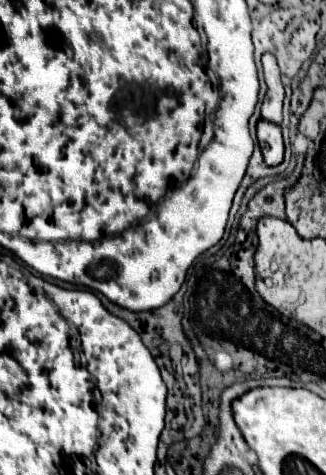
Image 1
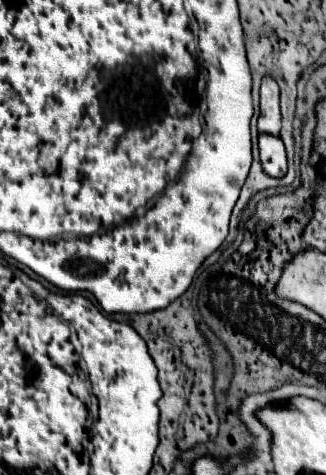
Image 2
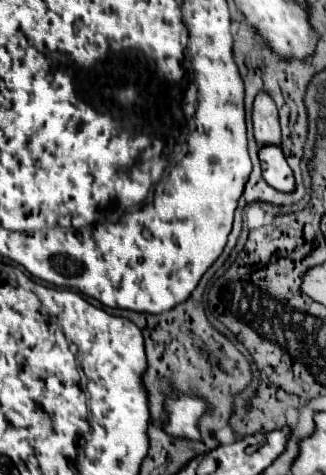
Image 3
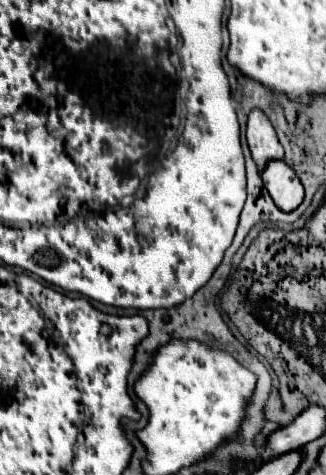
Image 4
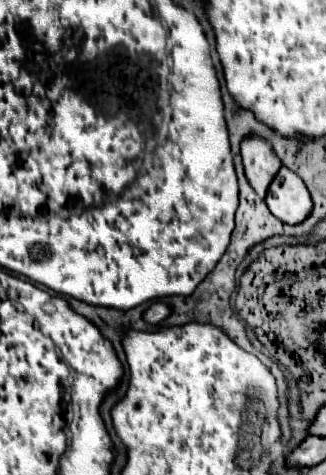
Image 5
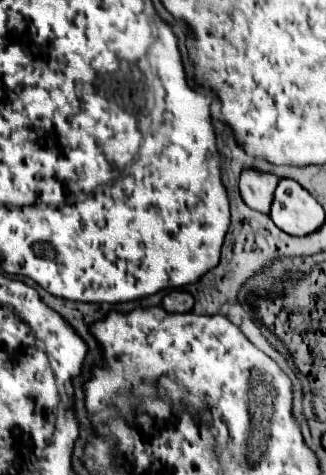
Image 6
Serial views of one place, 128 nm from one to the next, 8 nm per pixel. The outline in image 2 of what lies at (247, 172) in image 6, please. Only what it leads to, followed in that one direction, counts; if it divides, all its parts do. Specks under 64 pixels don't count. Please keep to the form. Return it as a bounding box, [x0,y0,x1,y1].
[258,76,280,136]

